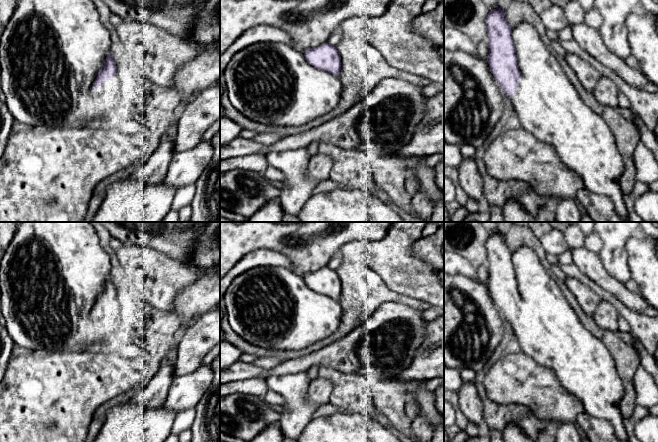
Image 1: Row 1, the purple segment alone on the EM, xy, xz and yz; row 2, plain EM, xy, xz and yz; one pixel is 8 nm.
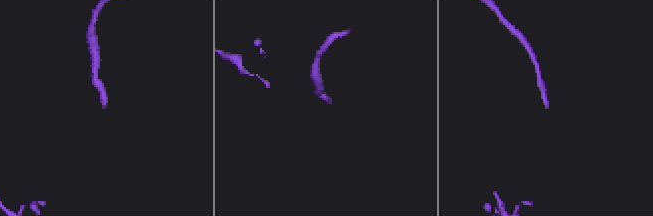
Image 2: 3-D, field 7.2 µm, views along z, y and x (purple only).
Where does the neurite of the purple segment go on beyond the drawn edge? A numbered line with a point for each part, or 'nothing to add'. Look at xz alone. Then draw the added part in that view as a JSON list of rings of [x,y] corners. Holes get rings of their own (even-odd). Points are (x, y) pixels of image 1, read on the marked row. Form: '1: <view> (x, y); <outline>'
1: xz (272, 83); [[[260,42],[236,53],[224,71],[224,85],[232,106],[247,118],[269,126],[300,126],[332,111],[341,100],[340,80],[308,63],[304,53],[287,43]]]

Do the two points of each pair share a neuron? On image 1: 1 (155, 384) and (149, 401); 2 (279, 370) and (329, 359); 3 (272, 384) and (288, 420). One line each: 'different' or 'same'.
1: same
2: same
3: same

